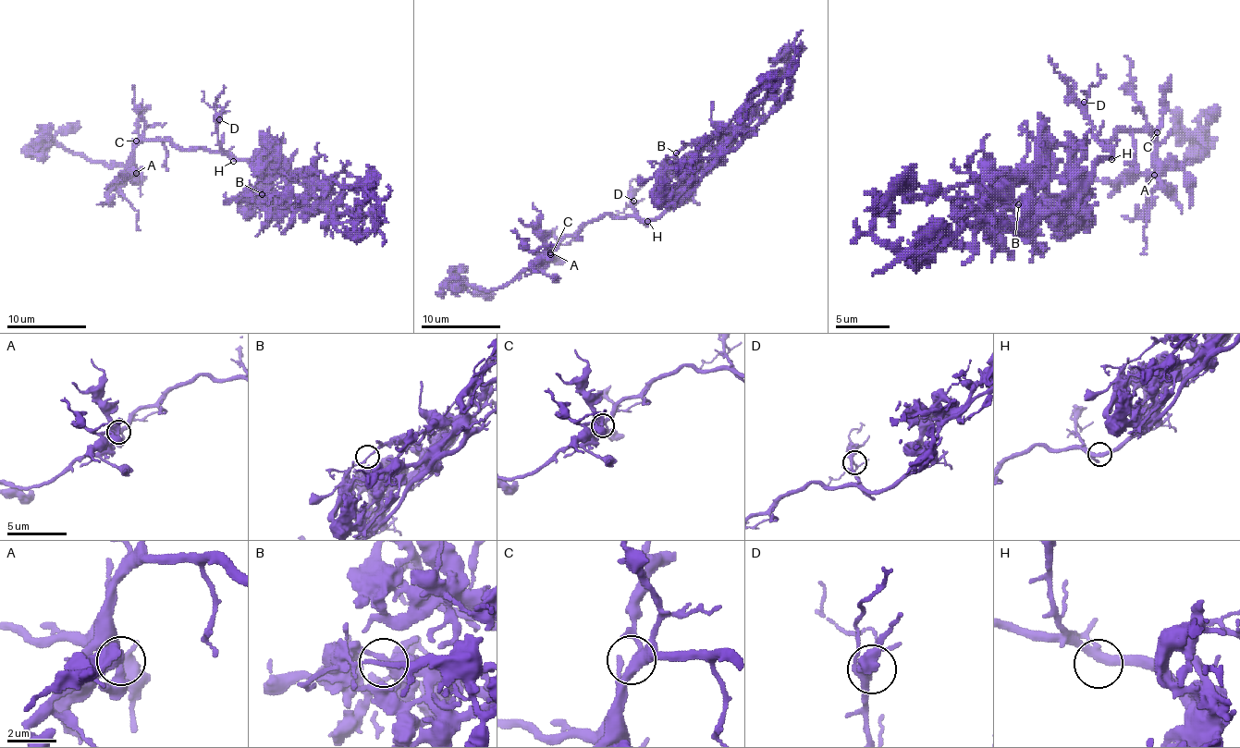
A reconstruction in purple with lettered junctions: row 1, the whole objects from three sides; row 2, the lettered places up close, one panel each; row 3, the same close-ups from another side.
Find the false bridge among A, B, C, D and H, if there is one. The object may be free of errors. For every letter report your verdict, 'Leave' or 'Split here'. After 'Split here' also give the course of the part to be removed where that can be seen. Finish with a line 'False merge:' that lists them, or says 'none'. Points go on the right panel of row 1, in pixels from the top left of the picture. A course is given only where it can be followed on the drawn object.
A: Leave
B: Split here. Course of the part to remove: (1019, 205), (1074, 211), (1062, 145), (1043, 180), (897, 194), (873, 232), (921, 253), (926, 232), (978, 226)
C: Leave
D: Leave
H: Leave
False merge: B

